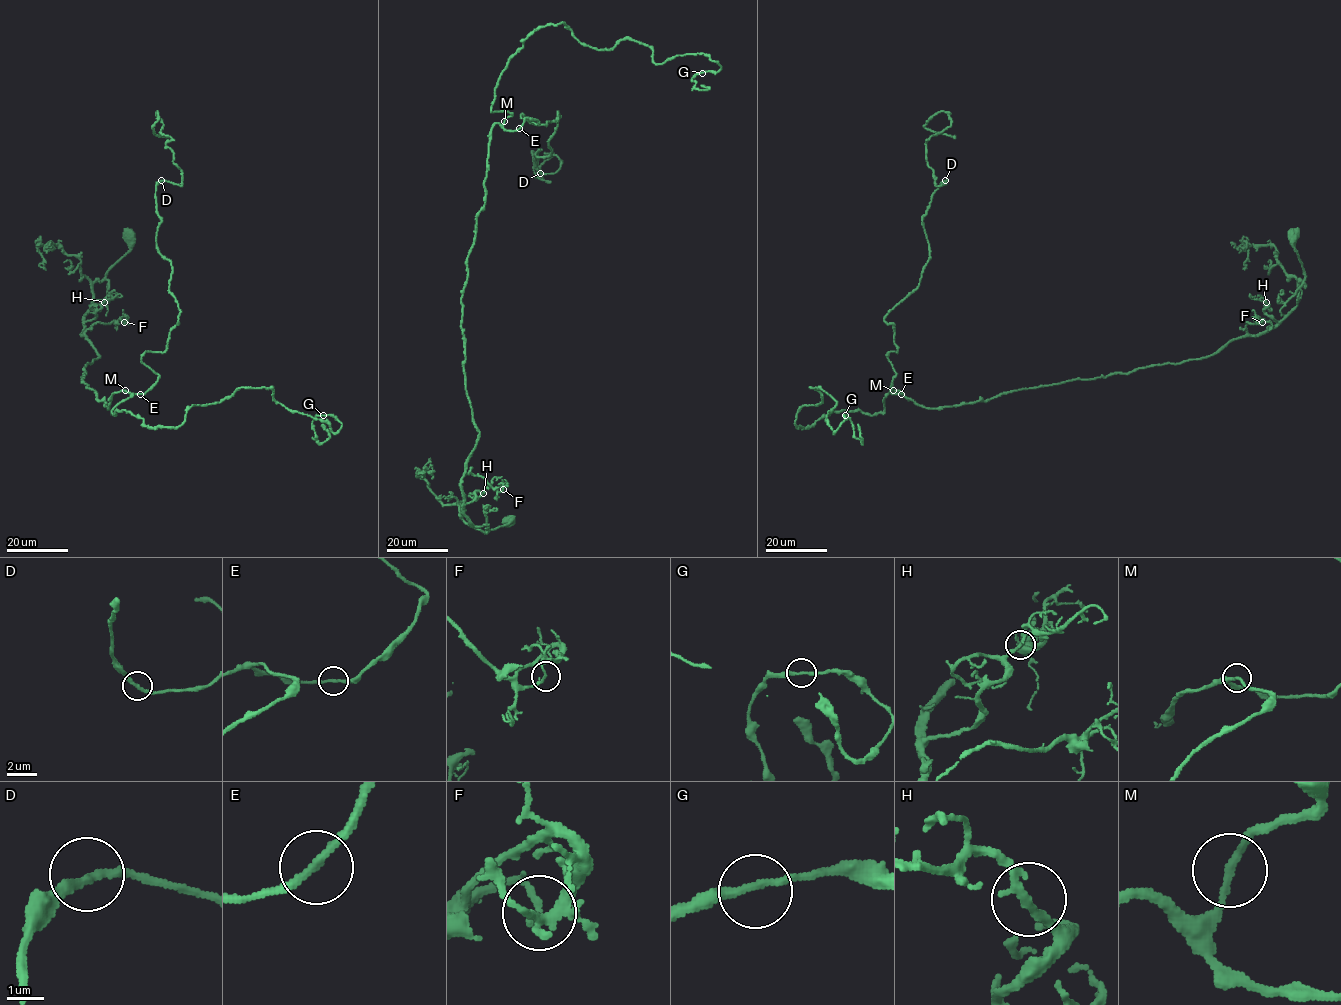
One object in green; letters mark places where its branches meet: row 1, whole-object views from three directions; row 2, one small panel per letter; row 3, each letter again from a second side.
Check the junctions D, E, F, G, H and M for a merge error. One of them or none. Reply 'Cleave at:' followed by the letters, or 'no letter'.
Cleave at: no letter

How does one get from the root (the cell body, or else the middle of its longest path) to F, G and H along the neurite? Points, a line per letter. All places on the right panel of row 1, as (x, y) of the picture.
F: (1292, 234), (1305, 273), (1298, 286), (1298, 303), (1273, 328), (1257, 335), (1247, 332), (1248, 322), (1262, 322)
G: (1292, 234), (1297, 305), (1210, 355), (795, 424), (811, 387), (833, 433), (845, 415)
H: (1292, 234), (1305, 273), (1298, 286), (1298, 303), (1276, 321), (1263, 312), (1266, 302)

